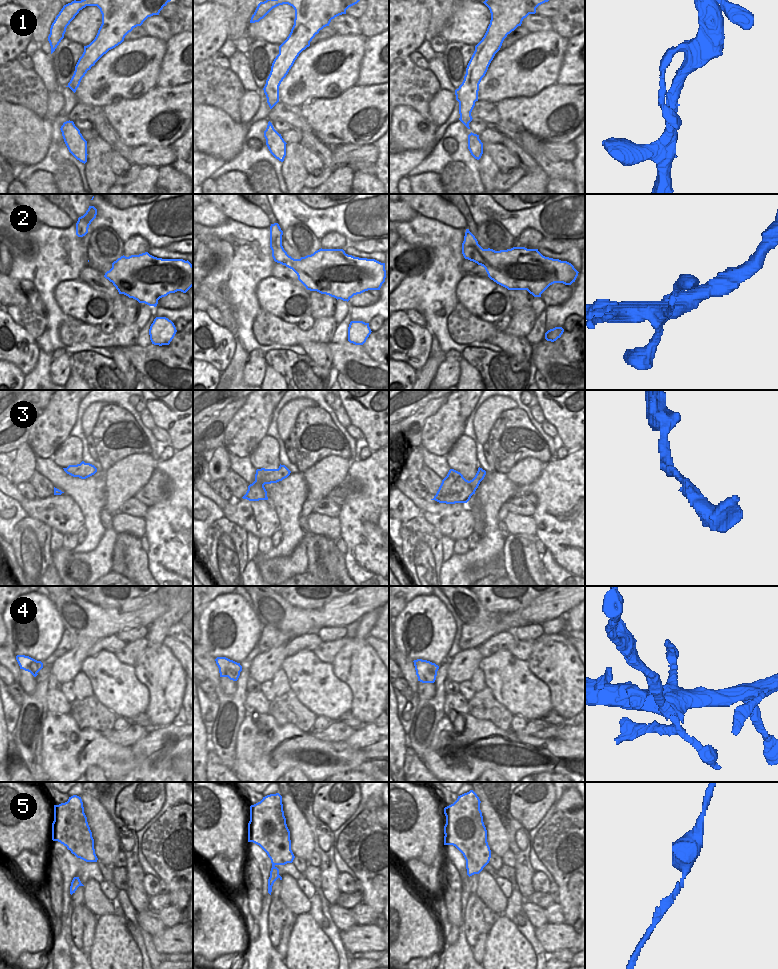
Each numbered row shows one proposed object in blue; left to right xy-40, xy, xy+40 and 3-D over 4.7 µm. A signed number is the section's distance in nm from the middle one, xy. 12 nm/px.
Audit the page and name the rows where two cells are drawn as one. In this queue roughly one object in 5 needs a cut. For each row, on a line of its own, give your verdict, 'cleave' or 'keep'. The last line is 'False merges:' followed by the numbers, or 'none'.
1: keep
2: keep
3: keep
4: cleave
5: keep
False merges: 4

